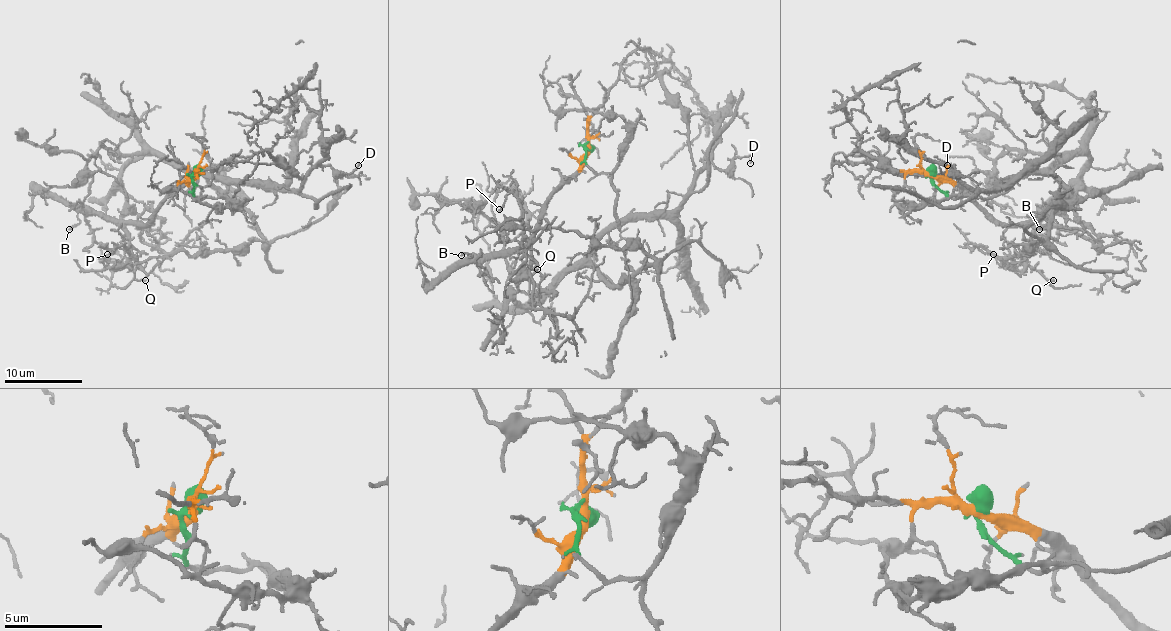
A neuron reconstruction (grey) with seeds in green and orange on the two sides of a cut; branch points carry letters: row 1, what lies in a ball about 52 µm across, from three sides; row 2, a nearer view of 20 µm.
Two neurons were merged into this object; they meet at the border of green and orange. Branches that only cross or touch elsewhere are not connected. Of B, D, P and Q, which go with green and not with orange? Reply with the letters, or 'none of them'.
D

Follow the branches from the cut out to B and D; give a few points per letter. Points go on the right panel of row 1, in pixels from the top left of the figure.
B: (930, 174), (949, 178), (1002, 223), (1031, 223), (1039, 211), (1039, 229)
D: (930, 174), (951, 197), (1009, 188), (970, 190), (953, 166), (941, 174), (947, 164)

